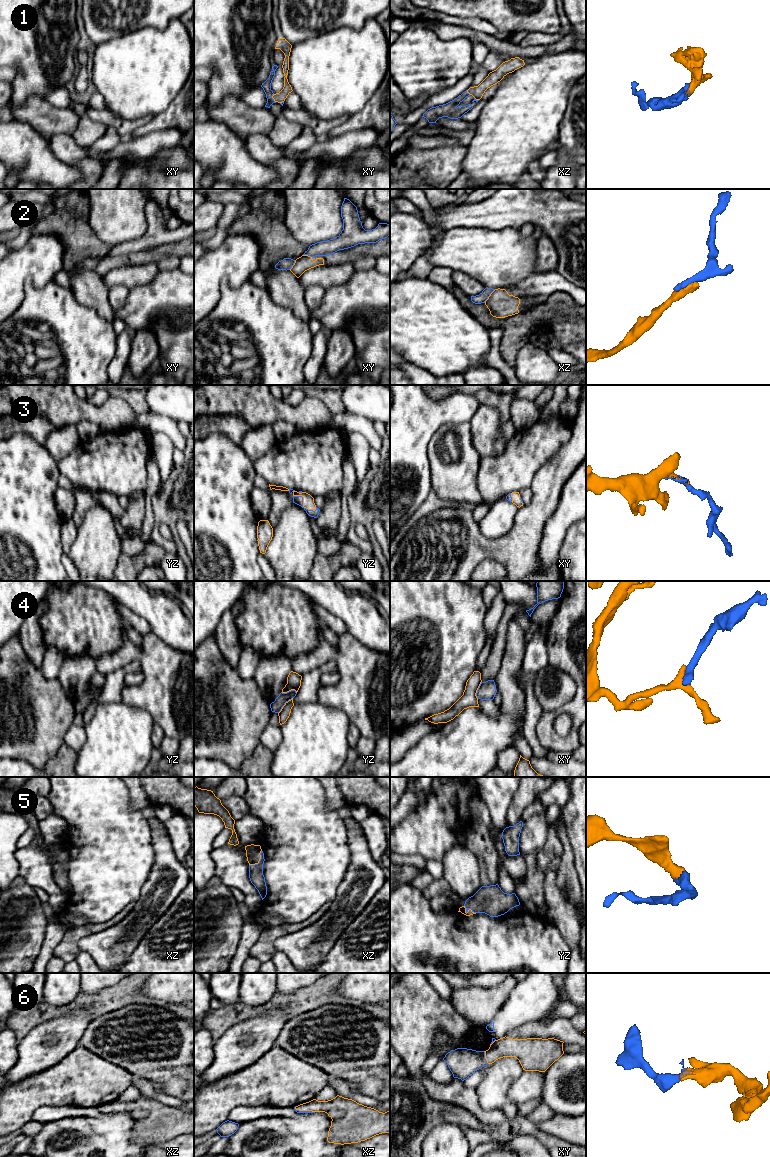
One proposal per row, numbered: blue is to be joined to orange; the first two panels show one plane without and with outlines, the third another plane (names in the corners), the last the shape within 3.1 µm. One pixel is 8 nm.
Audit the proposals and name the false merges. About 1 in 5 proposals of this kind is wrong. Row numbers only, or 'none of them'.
2, 4

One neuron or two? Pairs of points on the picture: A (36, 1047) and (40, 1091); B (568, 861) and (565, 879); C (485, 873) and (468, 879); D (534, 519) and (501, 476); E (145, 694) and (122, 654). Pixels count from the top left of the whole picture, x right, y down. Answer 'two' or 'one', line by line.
A: two
B: one
C: two
D: two
E: one

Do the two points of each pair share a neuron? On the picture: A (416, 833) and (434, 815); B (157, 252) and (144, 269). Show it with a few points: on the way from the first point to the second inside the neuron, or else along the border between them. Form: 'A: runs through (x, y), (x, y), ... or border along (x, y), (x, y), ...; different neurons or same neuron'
A: runs through (420, 829), (430, 819); same neuron
B: border along (156, 261), (135, 263); different neurons

